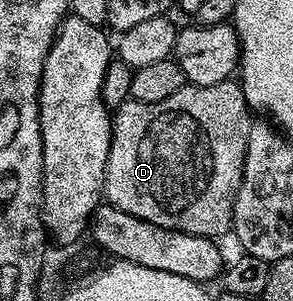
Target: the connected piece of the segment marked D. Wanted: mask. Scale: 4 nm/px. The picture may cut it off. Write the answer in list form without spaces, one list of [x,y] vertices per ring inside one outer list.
[[[229,78],[218,82],[214,86],[194,86],[185,83],[178,94],[170,94],[162,102],[147,104],[129,99],[121,108],[115,109],[112,118],[112,141],[110,142],[110,154],[104,171],[104,196],[107,203],[112,204],[118,210],[126,210],[126,214],[134,214],[134,218],[142,218],[142,222],[150,222],[154,226],[162,226],[166,230],[178,230],[195,236],[210,236],[220,238],[232,227],[232,211],[239,192],[240,183],[243,180],[243,166],[246,162],[247,140],[254,121],[253,113],[248,107],[244,91],[240,89],[235,79]]]

